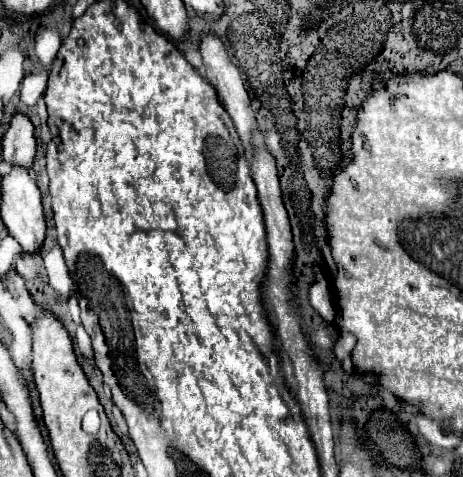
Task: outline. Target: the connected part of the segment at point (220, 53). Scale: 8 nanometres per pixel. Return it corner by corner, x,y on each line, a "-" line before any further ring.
204,34
200,38
200,56
202,56
202,64
206,68
206,78
208,82
214,86
218,98
220,98
220,104
226,108
226,112
230,114
230,118
234,120
234,126
240,134
240,140
244,142
246,146
246,156
250,158
250,152
252,152
252,132
254,132
254,122
252,122
252,116
248,112
248,92
242,84
242,78
240,78
240,72
238,68
232,64
232,60
228,58
228,52
226,52
226,46
224,42
216,36
216,34

